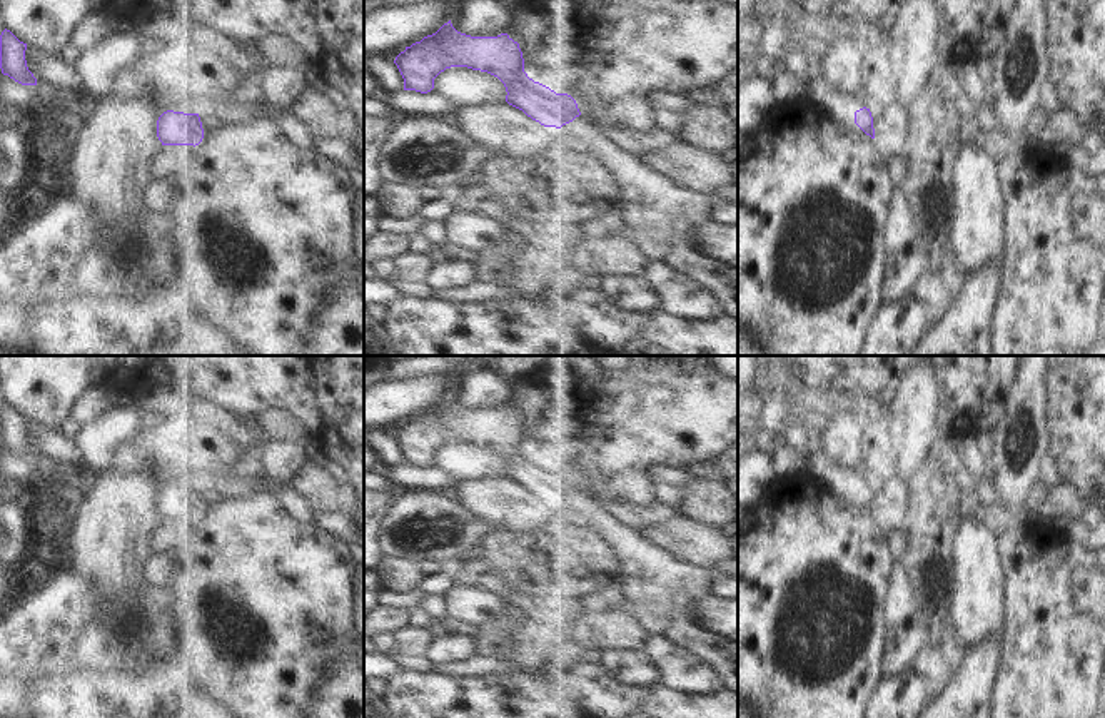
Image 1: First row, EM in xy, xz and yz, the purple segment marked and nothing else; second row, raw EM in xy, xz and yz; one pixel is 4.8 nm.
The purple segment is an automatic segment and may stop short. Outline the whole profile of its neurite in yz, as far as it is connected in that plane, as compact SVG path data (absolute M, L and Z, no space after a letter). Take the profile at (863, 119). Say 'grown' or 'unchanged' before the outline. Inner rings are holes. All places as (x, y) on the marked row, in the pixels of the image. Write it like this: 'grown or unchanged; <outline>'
grown; M896 107L860 109L855 124L880 145L881 154L901 164L910 134L910 115Z

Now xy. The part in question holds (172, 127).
grown; M202 109L199 114L167 110L157 120L157 137L162 145L199 145L215 130L219 115Z

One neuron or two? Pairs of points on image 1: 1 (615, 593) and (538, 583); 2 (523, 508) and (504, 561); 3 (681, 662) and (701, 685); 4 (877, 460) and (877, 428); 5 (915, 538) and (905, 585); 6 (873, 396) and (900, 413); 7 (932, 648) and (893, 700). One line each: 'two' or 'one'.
1: two
2: two
3: one
4: one
5: two
6: two
7: one

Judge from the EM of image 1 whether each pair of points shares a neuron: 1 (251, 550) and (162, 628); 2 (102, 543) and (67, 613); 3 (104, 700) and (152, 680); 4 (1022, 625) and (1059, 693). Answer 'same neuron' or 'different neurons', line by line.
1: different neurons
2: different neurons
3: same neuron
4: same neuron

